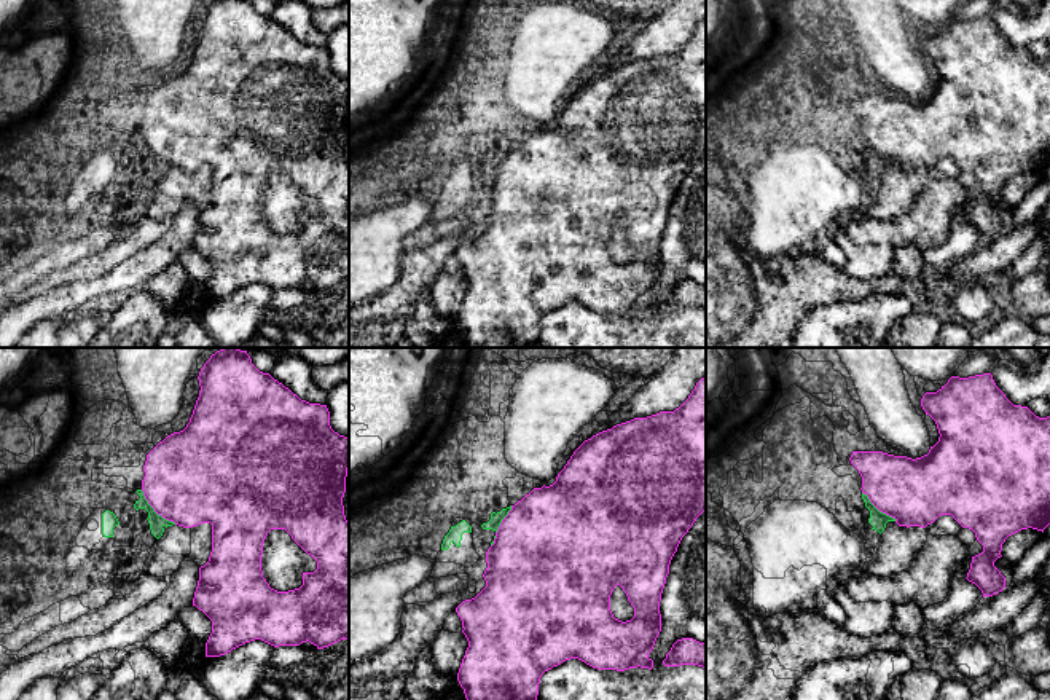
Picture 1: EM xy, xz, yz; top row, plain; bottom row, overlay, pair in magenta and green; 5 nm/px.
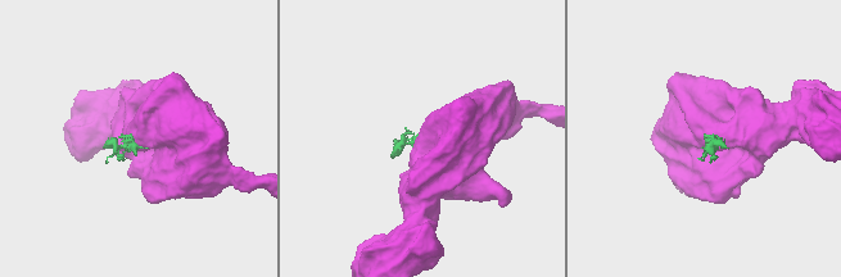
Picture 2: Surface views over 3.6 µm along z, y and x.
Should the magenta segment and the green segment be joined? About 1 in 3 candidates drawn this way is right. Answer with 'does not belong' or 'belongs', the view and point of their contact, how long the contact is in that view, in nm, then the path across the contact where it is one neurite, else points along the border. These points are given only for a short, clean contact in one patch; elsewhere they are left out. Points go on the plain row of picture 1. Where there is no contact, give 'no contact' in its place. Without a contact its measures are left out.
does not belong | xy (155, 153) | 260 nm | along xy (141, 133), (147, 145), (158, 157), (176, 166)

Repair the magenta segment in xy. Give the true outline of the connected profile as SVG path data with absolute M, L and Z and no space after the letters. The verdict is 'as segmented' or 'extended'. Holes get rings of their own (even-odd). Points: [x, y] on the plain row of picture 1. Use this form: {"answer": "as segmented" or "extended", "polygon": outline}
{"answer": "as segmented", "polygon": "M210 0L199 14L199 40L186 70L167 78L148 97L143 108L145 120L142 134L148 147L163 161L183 171L201 166L212 167L212 195L209 204L199 210L199 223L193 241L193 249L212 263L212 276L206 285L206 300L220 300L233 292L261 282L274 290L300 289L309 284L317 292L328 290L349 281L349 164L344 158L343 140L346 136L346 120L349 112L349 81L335 75L330 69L327 48L301 43L269 16L260 14L250 0ZM271 172L285 172L292 182L317 204L314 215L303 215L303 228L288 234L277 234L269 230L261 214L263 185Z"}

